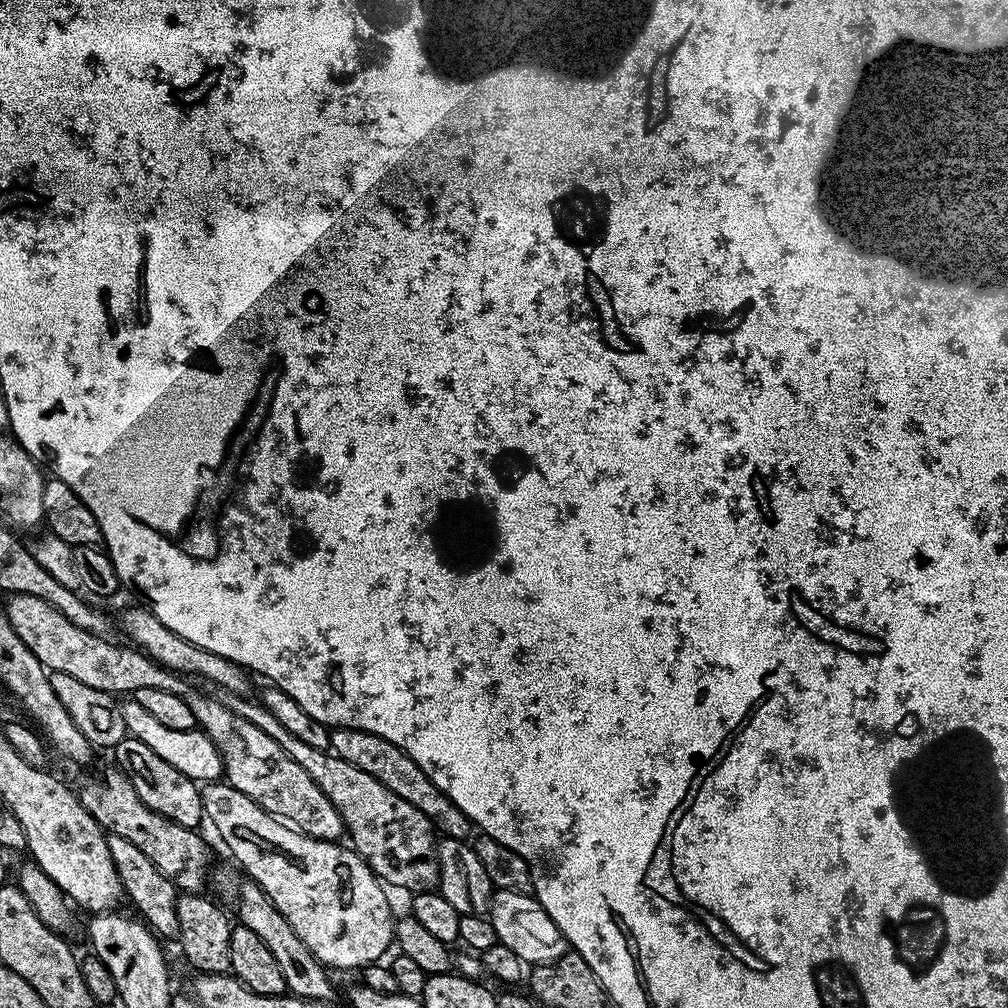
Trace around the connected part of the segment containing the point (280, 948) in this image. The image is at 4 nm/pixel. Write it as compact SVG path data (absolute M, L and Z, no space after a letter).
M231 867L216 868L213 872L211 869L210 886L216 890L215 895L219 903L225 909L231 910L234 916L236 911L235 919L239 927L254 930L254 934L262 938L262 943L268 947L270 954L274 954L274 959L278 962L278 970L282 970L282 978L286 978L286 986L291 995L298 996L302 1000L331 1001L332 980L328 977L329 969L316 960L312 951L306 946L306 942L302 942L302 938L294 934L294 926L286 922L286 918L280 913L278 906L270 902L268 895L239 867Z

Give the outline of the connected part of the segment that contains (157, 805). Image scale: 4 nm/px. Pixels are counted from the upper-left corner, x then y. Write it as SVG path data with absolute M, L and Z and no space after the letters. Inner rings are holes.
M134 738L118 742L114 756L116 756L115 767L124 772L126 778L130 778L134 794L138 794L138 798L143 804L150 806L150 810L170 818L178 826L195 829L201 827L200 820L205 819L204 798L197 781L186 778L182 770L174 770L174 766L170 766L166 758L158 758L158 754L154 754L154 750L146 746L146 742L138 742Z

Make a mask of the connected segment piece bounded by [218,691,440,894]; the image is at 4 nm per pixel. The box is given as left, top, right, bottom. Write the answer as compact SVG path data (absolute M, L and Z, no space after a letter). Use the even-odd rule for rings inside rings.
M221 691L218 699L225 704L234 714L254 722L258 730L266 730L310 778L334 802L338 814L342 818L347 835L352 835L350 841L351 847L361 860L365 860L369 870L375 874L376 879L385 885L393 884L396 888L405 888L408 894L417 892L430 892L439 885L440 867L436 861L436 845L438 843L437 833L432 827L432 823L422 814L422 810L414 810L410 802L405 802L403 798L398 798L394 790L386 790L378 778L358 770L358 766L350 766L342 758L338 758L331 751L323 752L308 745L307 742L301 742L270 710L266 710L263 703L252 701L248 696L236 696L232 692Z

